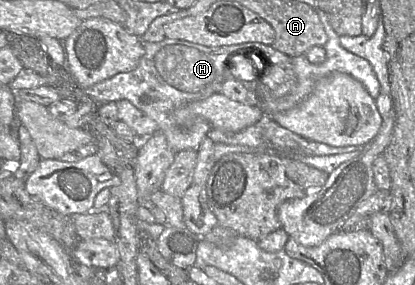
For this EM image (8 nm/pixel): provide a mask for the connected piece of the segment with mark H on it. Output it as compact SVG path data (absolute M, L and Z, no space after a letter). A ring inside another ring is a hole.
M165 38L160 42L142 41L145 54L136 69L117 73L111 78L84 89L84 91L97 104L117 102L122 99L130 101L157 123L158 130L166 136L167 143L173 152L198 151L212 126L206 119L197 118L190 128L183 129L176 124L173 112L185 104L204 100L219 93L227 76L229 58L235 53L248 53L249 44L253 43L209 47L170 38ZM142 96L148 96L152 101L147 104L143 103Z

